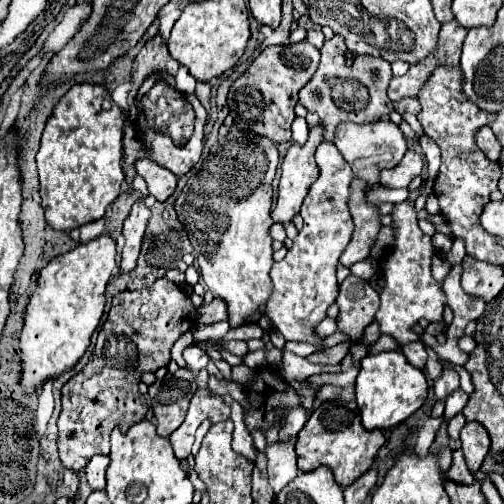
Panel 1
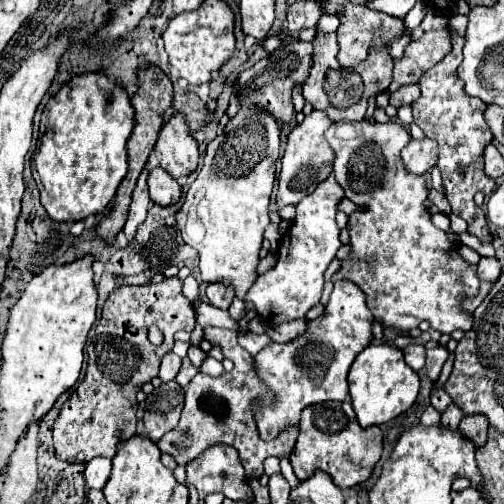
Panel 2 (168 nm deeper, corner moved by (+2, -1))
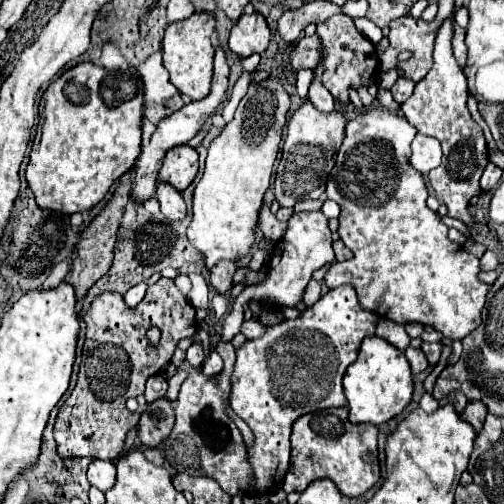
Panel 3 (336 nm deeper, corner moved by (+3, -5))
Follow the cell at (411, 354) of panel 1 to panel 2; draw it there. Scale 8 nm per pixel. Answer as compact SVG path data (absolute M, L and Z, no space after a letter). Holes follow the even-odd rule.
M411 343L411 345L407 345L407 347L403 349L403 353L405 353L407 365L409 365L413 371L423 369L423 365L425 365L425 347L423 347L421 343Z

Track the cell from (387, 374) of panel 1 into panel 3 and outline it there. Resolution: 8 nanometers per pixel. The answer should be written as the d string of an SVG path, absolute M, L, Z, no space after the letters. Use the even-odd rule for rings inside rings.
M380 337L364 339L358 351L358 359L346 369L344 375L344 393L348 399L350 421L382 425L404 411L404 407L412 401L412 391L412 371L404 351L392 347Z

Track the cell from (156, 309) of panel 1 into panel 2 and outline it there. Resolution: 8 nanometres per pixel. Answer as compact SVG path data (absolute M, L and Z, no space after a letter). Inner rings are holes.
M177 277L163 279L161 283L147 283L141 287L117 287L109 293L103 309L101 319L95 323L93 337L87 343L87 373L85 379L77 385L69 401L65 401L55 425L53 425L53 445L59 459L69 463L87 463L97 455L103 457L115 457L117 443L127 441L135 435L135 423L137 423L137 391L143 383L149 383L159 373L159 363L165 351L173 349L173 335L177 331L193 331L195 327L195 309L193 303L181 293L183 281ZM149 325L157 325L165 333L163 345L155 347L147 339Z

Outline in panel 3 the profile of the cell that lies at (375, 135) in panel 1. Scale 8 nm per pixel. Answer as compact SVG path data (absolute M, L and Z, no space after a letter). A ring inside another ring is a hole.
M384 107L366 109L366 111L362 111L360 115L356 115L354 119L348 121L348 125L346 125L346 139L344 139L340 151L338 151L336 165L334 165L334 169L330 171L326 195L328 195L328 199L334 199L334 201L340 205L340 209L342 209L342 213L340 213L340 217L338 217L338 221L340 221L338 233L340 233L342 243L354 253L354 257L352 257L352 259L346 259L346 261L342 261L342 263L334 261L334 263L330 265L326 277L324 277L324 285L326 285L328 289L334 289L334 287L340 287L340 285L344 285L344 283L350 283L350 285L356 289L356 293L358 293L358 301L360 301L362 309L366 309L366 311L372 311L372 313L376 313L376 315L380 315L380 317L386 317L386 319L390 319L390 321L394 321L394 323L400 323L400 325L408 325L408 323L430 325L430 327L434 327L436 331L440 331L444 337L452 339L452 341L454 341L454 339L464 339L468 333L472 333L472 331L480 325L480 313L482 313L482 307L484 307L484 303L486 303L488 287L486 287L484 283L478 281L480 259L478 259L476 255L466 253L464 247L452 243L452 241L448 239L448 227L440 221L438 213L434 213L434 211L428 209L428 205L426 205L426 185L424 185L424 177L422 177L416 169L412 169L412 165L408 163L408 157L410 157L410 143L412 143L414 137L416 137L416 129L414 129L400 113L390 111L390 109L384 109Z

